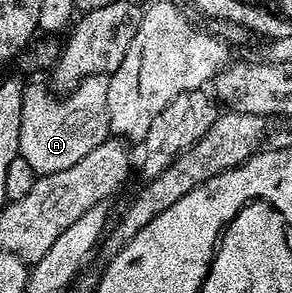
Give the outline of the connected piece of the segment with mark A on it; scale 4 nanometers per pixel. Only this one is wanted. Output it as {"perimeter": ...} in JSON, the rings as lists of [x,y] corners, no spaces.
{"perimeter":[[[91,74],[86,76],[81,82],[76,83],[67,91],[65,98],[55,98],[48,90],[43,90],[40,86],[29,85],[24,92],[22,100],[22,136],[18,136],[20,145],[20,157],[34,168],[34,172],[41,174],[53,174],[62,172],[66,168],[71,168],[73,164],[78,164],[82,156],[94,152],[98,144],[107,142],[110,137],[108,128],[108,93],[110,84],[109,75]]]}

